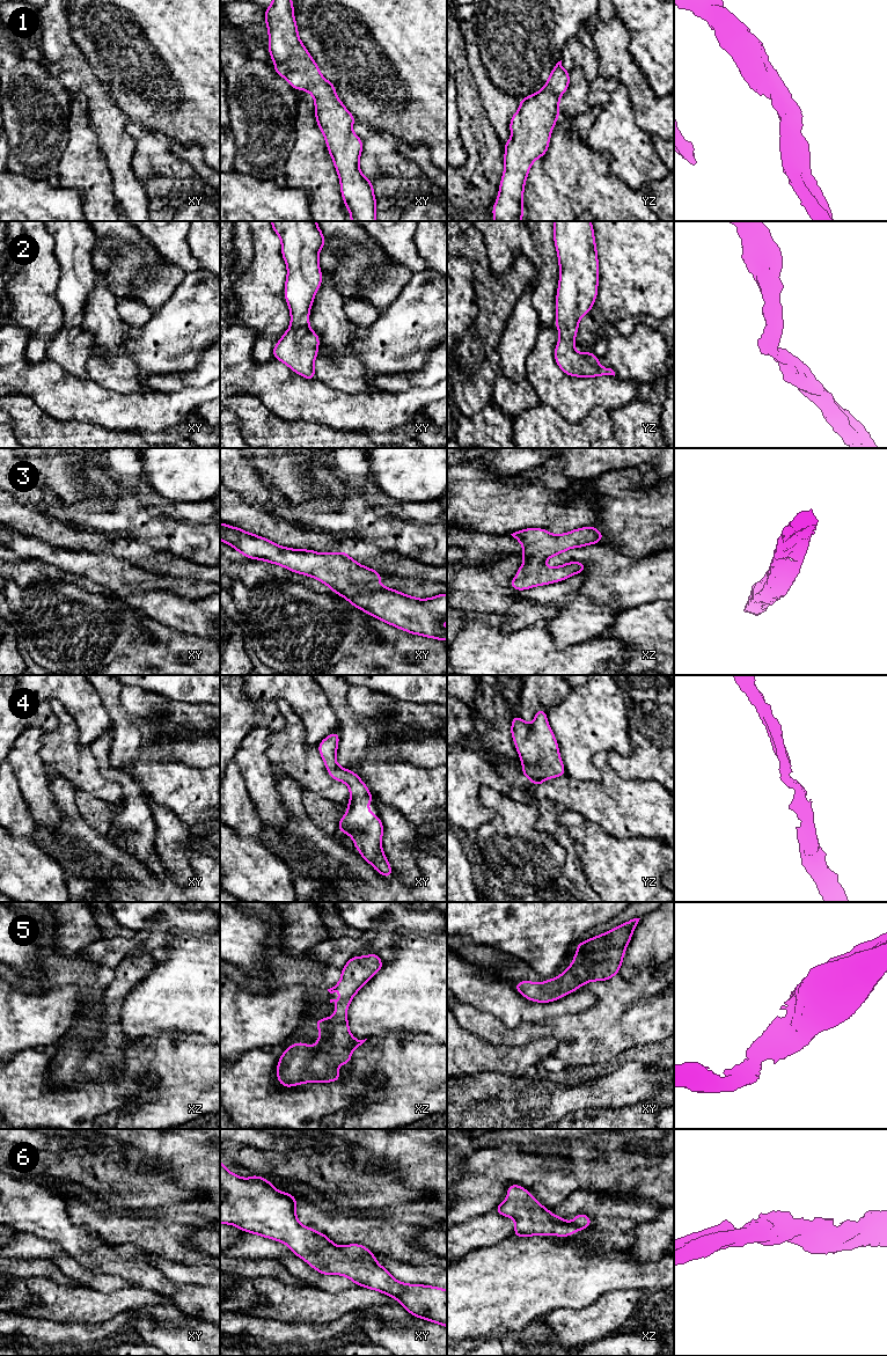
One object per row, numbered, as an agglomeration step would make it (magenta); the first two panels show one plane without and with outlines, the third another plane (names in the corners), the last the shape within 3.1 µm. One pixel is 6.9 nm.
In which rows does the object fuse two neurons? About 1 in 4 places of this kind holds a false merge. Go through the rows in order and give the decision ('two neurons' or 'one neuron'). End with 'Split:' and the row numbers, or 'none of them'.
1: one neuron
2: one neuron
3: one neuron
4: one neuron
5: one neuron
6: one neuron
Split: none of them

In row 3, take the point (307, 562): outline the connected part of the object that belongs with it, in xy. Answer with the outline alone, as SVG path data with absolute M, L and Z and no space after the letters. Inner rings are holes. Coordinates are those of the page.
M221 522L220 540L250 559L266 560L267 563L286 567L292 572L316 578L322 584L328 585L332 593L344 596L353 607L395 628L441 642L447 639L447 630L444 628L444 621L447 620L447 594L420 600L413 595L409 596L390 589L379 584L381 581L380 572L358 564L345 551L318 554L309 549L285 548L273 543L271 540Z

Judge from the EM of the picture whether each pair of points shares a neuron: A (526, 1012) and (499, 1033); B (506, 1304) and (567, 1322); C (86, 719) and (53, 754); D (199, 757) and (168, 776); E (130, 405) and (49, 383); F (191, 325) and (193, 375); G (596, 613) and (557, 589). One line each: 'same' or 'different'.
A: different
B: different
C: different
D: different
E: same
F: different
G: same

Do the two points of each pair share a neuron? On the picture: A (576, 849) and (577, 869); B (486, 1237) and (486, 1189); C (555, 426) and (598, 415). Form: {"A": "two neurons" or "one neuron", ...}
{"A": "one neuron", "B": "two neurons", "C": "one neuron"}

